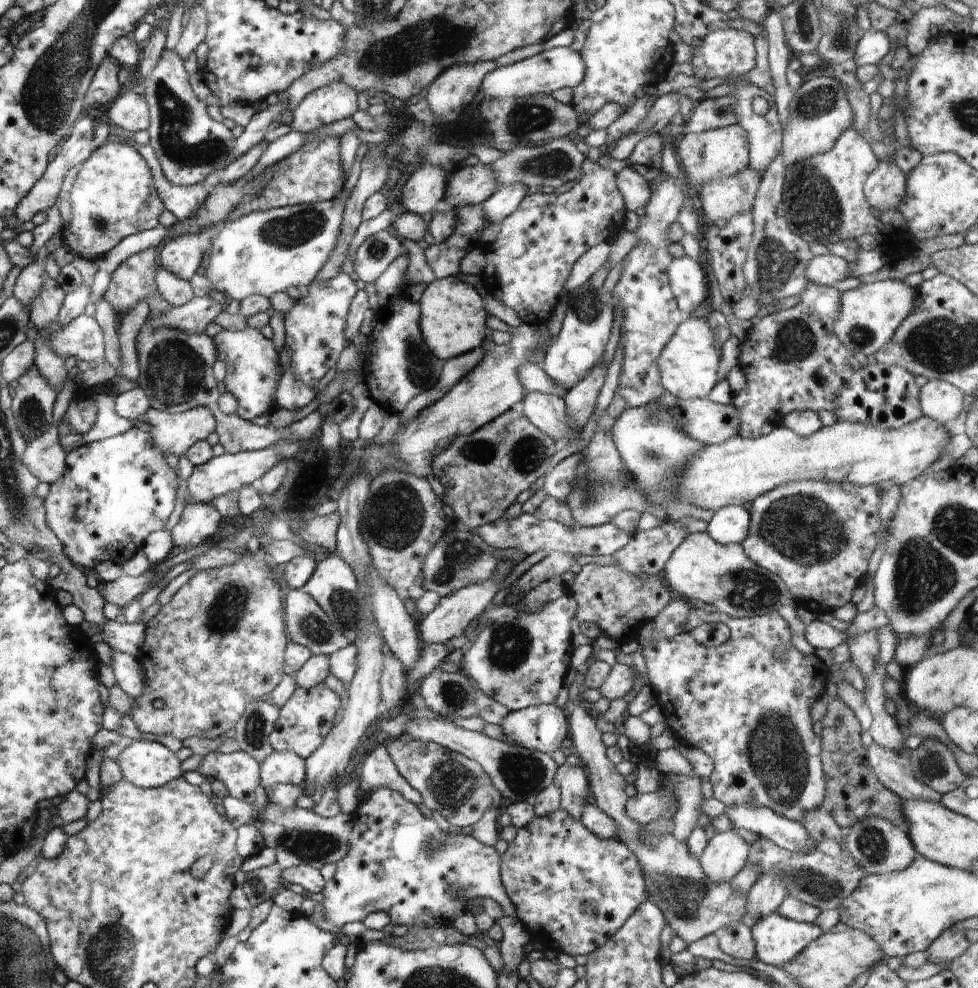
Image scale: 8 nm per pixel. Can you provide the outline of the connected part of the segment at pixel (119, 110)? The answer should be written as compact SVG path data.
M128 87L108 106L108 116L111 123L125 131L135 133L147 130L150 124L150 111L147 100Z

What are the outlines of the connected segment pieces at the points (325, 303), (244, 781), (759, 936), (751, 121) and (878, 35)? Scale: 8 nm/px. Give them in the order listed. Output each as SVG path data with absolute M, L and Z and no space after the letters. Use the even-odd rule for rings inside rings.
M340 271L327 285L318 285L314 280L304 288L304 295L287 312L284 319L285 344L290 347L292 366L297 377L310 388L330 370L336 367L340 352L346 346L344 327L352 299L361 284L350 275Z
M216 750L202 757L197 771L205 780L222 781L231 797L247 803L253 803L256 798L254 790L261 784L260 765L259 762L256 762L252 756L244 751L222 753Z
M778 912L756 920L750 932L756 959L776 967L794 960L812 940L823 934L818 924L795 922Z
M736 79L734 83L729 82L727 84L733 84L738 87L738 90L728 95L732 95L737 100L734 108L735 115L738 115L738 124L746 131L749 140L749 168L760 173L762 176L770 166L770 163L781 154L783 143L783 126L779 121L775 98L768 90L761 89L750 82ZM756 96L760 96L760 98L764 98L764 100L768 102L769 108L766 114L756 114L752 109L752 100L754 100Z
M871 28L862 32L853 54L853 61L858 67L864 66L864 64L878 65L888 54L890 48L891 42L888 37L883 32Z

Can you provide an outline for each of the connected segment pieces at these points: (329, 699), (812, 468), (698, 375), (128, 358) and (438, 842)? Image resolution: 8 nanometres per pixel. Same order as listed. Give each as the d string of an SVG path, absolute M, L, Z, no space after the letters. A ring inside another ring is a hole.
M324 682L313 686L309 691L298 687L288 702L279 710L279 715L270 733L269 741L274 751L294 751L306 760L321 744L329 730L336 712L345 702Z
M926 416L902 428L888 431L880 427L837 421L832 426L823 426L807 437L800 436L787 426L775 422L772 432L768 435L749 439L738 434L722 444L707 445L700 449L694 457L691 457L685 472L677 479L679 482L677 493L682 500L688 499L688 504L716 512L719 508L728 505L742 507L773 488L794 481L828 481L868 486L890 480L892 484L901 486L920 476L937 460L939 452L943 452L950 437L942 423Z
M689 316L678 326L659 356L661 383L669 395L678 400L708 398L708 394L720 380L718 365L721 350L715 345L714 335L708 322L698 317Z
M145 302L120 317L118 326L119 343L122 353L122 377L136 381L139 377L139 364L137 359L137 336L145 325L150 312L150 306Z
M382 786L364 795L352 814L351 823L349 851L336 863L334 879L325 882L322 891L325 920L337 927L362 922L374 912L386 912L394 927L404 925L409 930L436 926L441 922L452 925L468 909L468 901L476 898L492 898L502 907L504 917L516 917L516 908L501 882L501 855L497 850L480 844L474 836L460 833L457 828L444 832L433 818L425 818L418 805L403 798L400 792ZM450 886L458 890L454 898L448 896Z

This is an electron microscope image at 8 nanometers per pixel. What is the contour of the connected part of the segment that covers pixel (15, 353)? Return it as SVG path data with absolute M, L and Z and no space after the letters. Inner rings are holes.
M26 338L2 361L1 375L2 381L8 384L18 382L34 364L35 344Z

